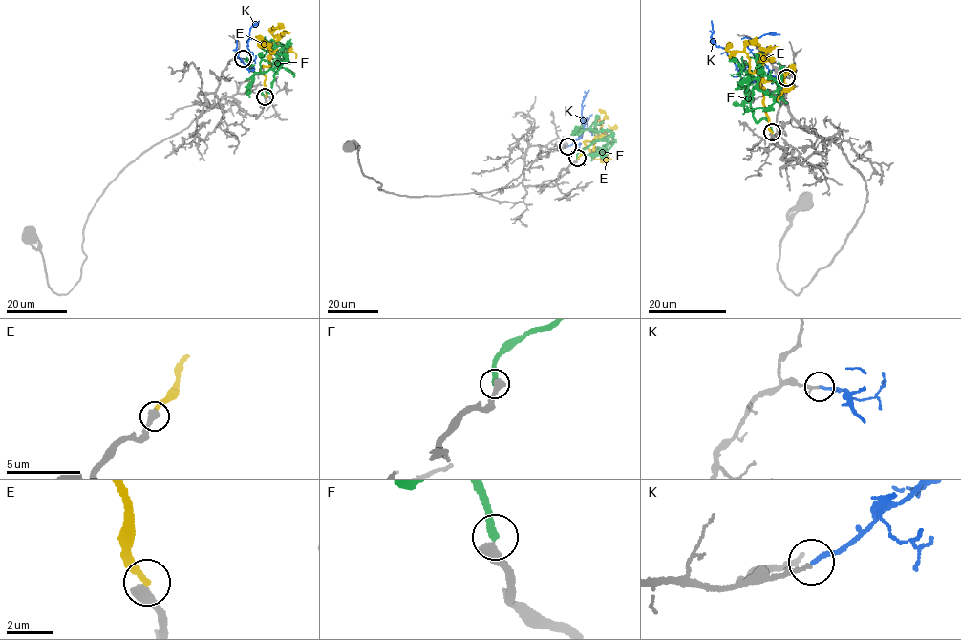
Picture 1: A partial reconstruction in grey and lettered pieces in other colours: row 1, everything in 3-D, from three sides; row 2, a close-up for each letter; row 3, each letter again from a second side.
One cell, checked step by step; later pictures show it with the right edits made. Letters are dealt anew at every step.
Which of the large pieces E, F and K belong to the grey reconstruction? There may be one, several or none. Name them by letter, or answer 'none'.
K

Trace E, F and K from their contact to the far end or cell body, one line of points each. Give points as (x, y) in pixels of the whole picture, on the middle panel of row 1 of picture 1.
E: (577, 159), (586, 146), (584, 141), (593, 140), (602, 132), (601, 122), (606, 114), (599, 109)
F: (577, 158), (582, 150), (597, 139), (607, 140), (612, 133), (604, 130), (580, 131), (583, 116)
K: (567, 146), (581, 134), (584, 127), (582, 104), (588, 90)

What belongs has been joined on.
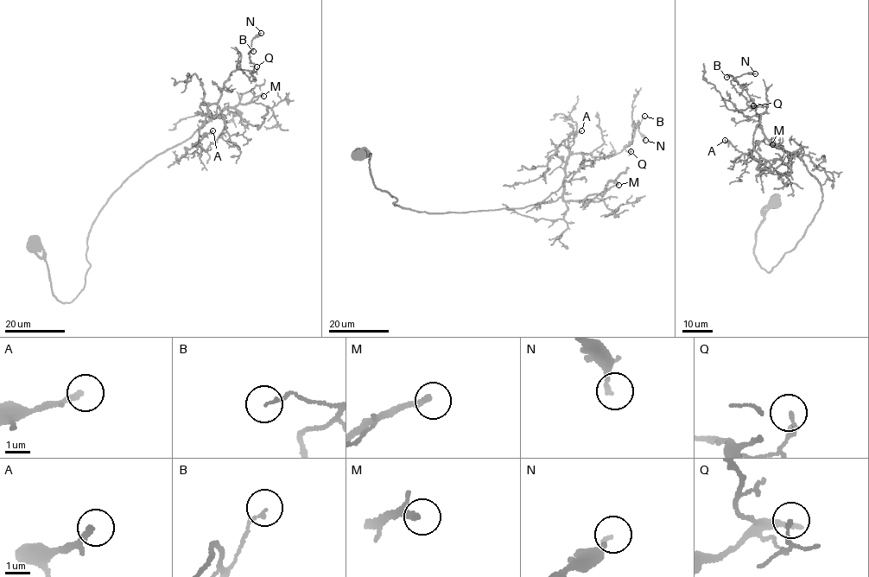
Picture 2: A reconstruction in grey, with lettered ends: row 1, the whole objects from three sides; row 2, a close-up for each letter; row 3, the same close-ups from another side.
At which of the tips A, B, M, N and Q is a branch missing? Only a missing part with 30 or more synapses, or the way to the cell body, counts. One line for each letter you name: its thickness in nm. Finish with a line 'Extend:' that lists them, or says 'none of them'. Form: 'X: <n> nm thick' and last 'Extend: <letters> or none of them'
A: 240 nm thick
M: 170 nm thick
Extend: A, M

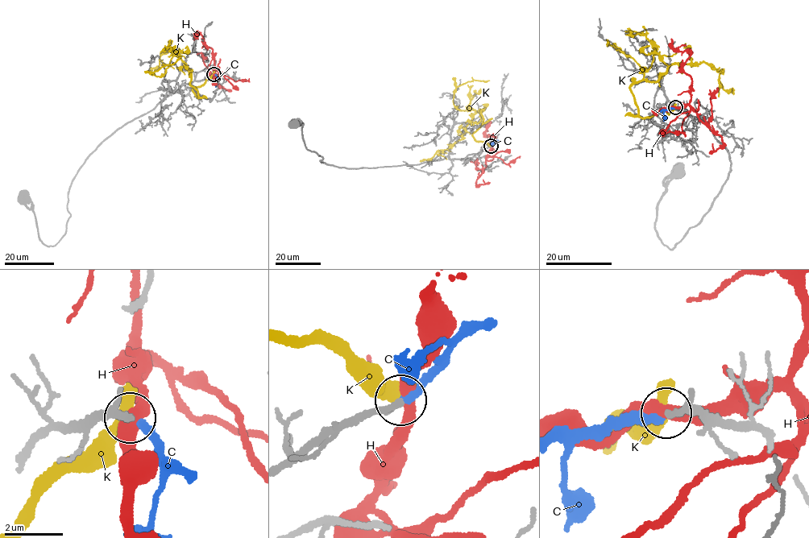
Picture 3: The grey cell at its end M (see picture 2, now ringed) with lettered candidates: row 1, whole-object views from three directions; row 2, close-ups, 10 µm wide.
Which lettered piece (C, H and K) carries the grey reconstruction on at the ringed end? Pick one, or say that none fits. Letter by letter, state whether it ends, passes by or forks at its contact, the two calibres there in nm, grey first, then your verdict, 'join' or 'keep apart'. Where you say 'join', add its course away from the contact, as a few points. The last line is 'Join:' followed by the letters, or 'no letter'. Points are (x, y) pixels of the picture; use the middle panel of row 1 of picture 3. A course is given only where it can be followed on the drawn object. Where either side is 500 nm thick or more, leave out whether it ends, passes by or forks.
C: it ends | 180/260 nm | join
H: it passes by | 180/440 nm | keep apart
K: it passes by | 200/380 nm | keep apart
Join: C

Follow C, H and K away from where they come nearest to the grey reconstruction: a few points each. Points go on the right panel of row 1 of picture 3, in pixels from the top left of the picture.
C: (674, 107), (665, 110), (665, 120)
H: (675, 107), (685, 106), (690, 102), (692, 80), (682, 68), (690, 56), (688, 51), (675, 50), (671, 39)
K: (674, 107), (639, 115), (630, 87), (658, 78), (667, 68), (655, 49), (652, 64), (644, 68), (606, 40)

